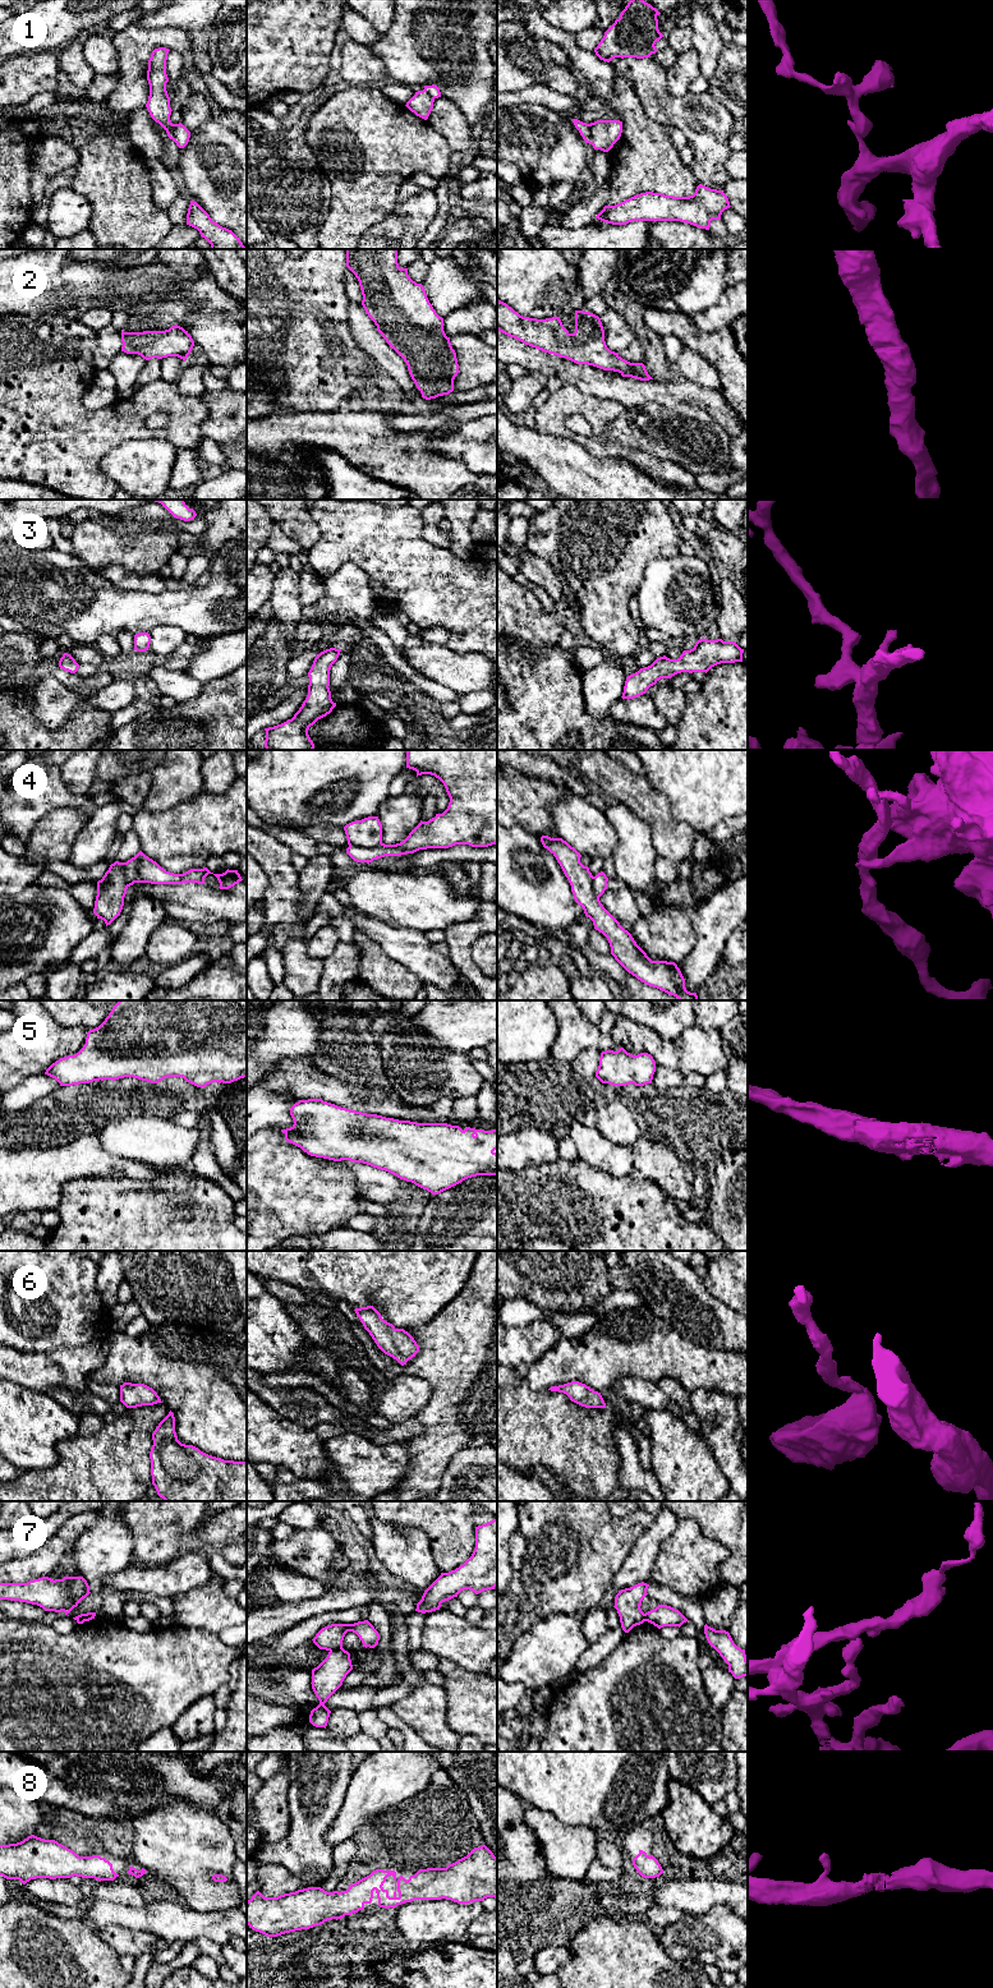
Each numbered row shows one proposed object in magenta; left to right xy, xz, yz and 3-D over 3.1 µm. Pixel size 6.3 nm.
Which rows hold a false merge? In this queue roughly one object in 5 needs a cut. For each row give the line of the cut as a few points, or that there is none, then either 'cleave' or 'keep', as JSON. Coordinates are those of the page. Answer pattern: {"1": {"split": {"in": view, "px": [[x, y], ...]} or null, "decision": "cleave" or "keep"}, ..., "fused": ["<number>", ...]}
{"1": {"split": {"in": "yz", "px": [[588, 124], [591, 143]]}, "decision": "cleave"}, "2": {"split": null, "decision": "keep"}, "3": {"split": null, "decision": "keep"}, "4": {"split": {"in": "xz", "px": [[381, 842], [375, 846], [349, 846]]}, "decision": "cleave"}, "5": {"split": null, "decision": "keep"}, "6": {"split": null, "decision": "keep"}, "7": {"split": {"in": "xz", "px": [[341, 1647], [330, 1651]]}, "decision": "cleave"}, "8": {"split": null, "decision": "keep"}, "fused": ["1", "4", "7"]}

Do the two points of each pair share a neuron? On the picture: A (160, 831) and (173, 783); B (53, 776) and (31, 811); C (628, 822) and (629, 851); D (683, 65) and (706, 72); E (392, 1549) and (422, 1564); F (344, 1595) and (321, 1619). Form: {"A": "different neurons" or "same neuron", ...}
{"A": "different neurons", "B": "same neuron", "C": "same neuron", "D": "different neurons", "E": "same neuron", "F": "different neurons"}

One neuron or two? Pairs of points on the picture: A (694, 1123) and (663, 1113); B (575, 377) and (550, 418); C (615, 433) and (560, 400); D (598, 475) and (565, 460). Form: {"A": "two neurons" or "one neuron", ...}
{"A": "one neuron", "B": "two neurons", "C": "two neurons", "D": "one neuron"}

